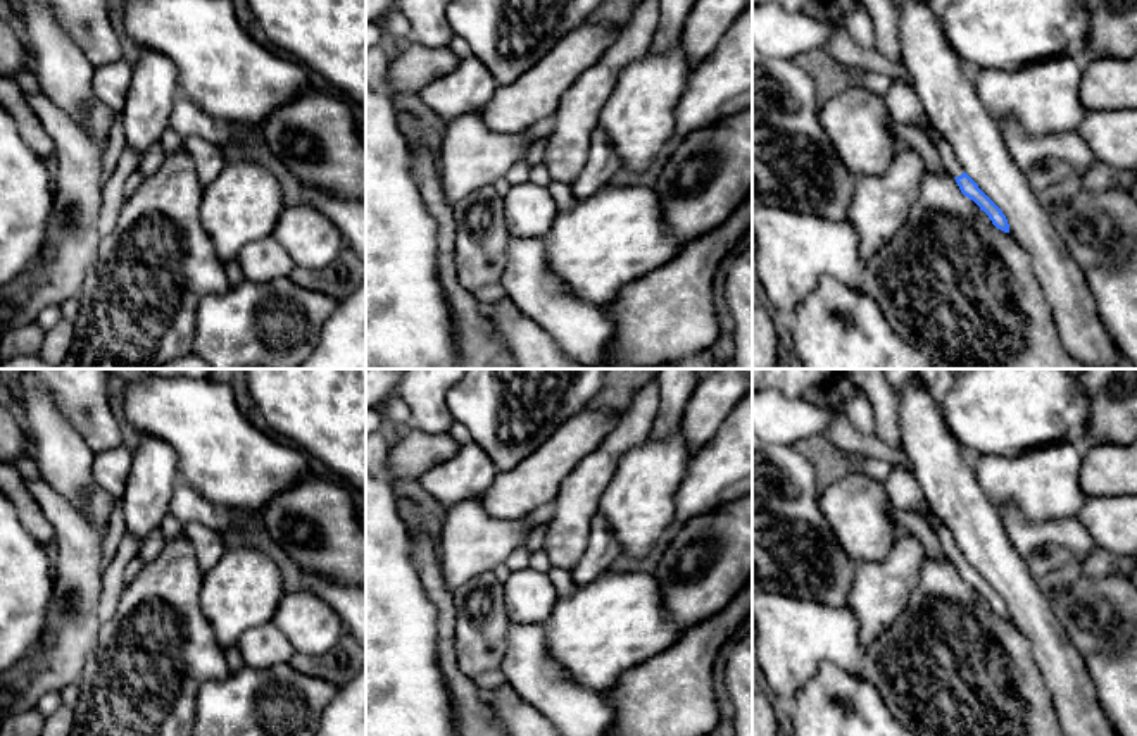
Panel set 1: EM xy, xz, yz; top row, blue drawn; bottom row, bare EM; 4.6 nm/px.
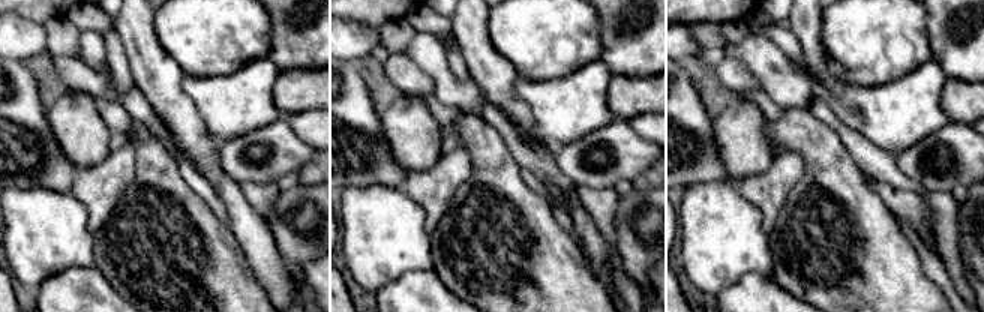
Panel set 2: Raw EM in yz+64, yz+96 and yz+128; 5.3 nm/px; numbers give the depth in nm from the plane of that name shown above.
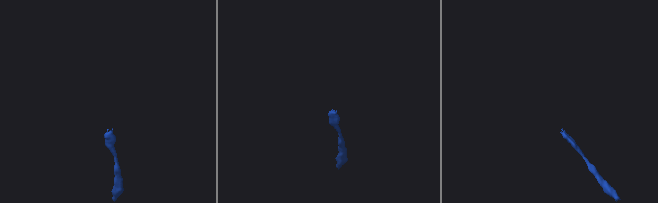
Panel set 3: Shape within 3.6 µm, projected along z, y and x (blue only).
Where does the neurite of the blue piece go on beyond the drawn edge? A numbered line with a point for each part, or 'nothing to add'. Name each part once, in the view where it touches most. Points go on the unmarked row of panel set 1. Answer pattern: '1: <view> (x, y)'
1: yz (941, 530)

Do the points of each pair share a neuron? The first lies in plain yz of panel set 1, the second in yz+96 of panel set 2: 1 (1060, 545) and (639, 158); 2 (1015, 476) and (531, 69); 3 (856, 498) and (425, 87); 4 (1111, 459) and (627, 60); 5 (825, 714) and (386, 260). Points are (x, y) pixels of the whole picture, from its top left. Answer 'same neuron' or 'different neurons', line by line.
1: same neuron
2: different neurons
3: different neurons
4: different neurons
5: different neurons

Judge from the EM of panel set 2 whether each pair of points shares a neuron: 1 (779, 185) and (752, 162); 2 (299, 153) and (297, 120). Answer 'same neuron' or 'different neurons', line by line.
1: different neurons
2: different neurons

